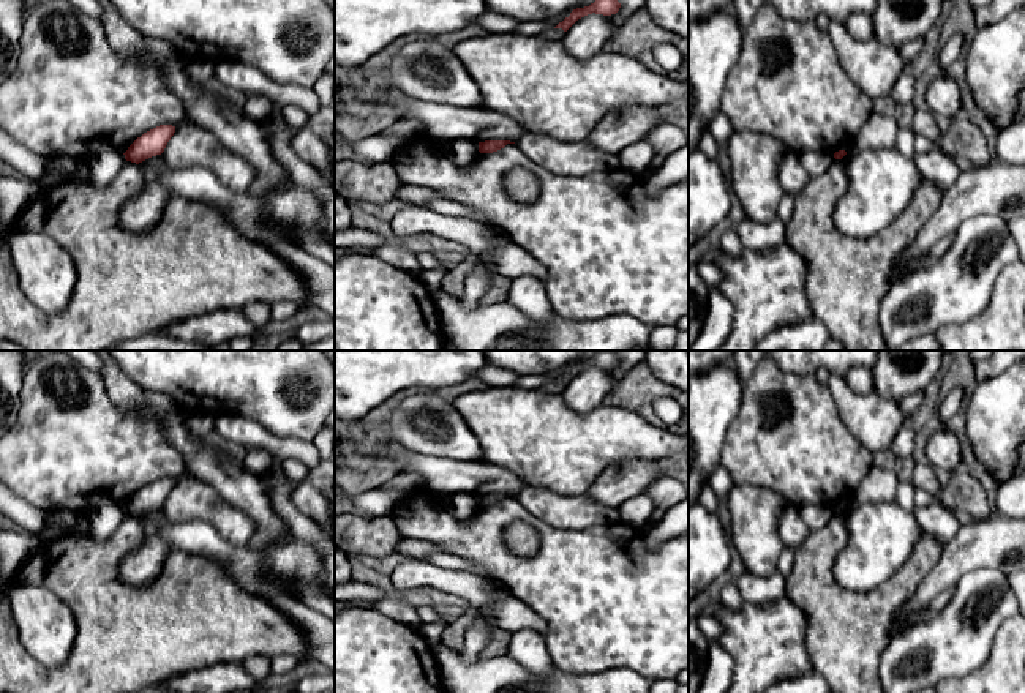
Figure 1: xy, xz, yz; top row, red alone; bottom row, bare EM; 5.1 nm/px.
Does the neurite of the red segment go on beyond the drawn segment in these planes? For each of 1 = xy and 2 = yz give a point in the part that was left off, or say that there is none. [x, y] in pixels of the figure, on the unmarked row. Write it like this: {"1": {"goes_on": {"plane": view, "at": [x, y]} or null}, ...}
{"1": {"goes_on": null}, "2": {"goes_on": null}}

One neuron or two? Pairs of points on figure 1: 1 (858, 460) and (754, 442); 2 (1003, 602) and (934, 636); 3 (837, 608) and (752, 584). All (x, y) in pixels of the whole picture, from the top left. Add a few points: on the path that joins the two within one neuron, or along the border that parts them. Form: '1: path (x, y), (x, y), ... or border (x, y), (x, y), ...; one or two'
1: path (833, 460), (814, 460), (793, 442), (779, 442); one
2: path (989, 619), (976, 632), (951, 636); one
3: border (787, 578), (784, 594); two

